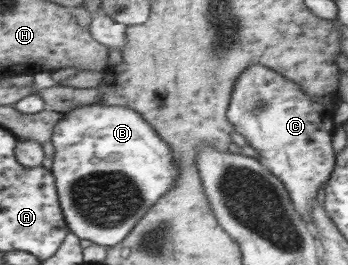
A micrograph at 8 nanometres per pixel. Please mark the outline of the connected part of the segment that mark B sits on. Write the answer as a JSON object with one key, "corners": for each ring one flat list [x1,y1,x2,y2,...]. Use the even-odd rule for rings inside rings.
{"corners":[[86,104,60,113,62,118,54,125,50,146,53,148,52,176,55,178,59,208,63,212,67,228,79,238,102,247,113,247,127,238,126,234,147,208,169,188,177,176,171,164,171,152,163,144,151,126,147,126,139,114,117,106,101,107]]}

